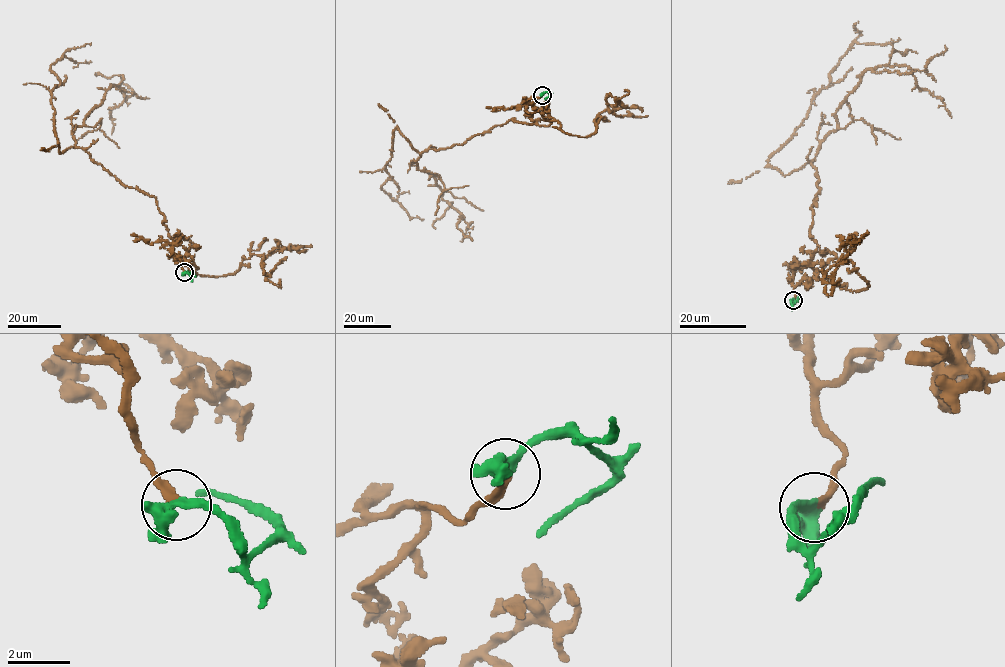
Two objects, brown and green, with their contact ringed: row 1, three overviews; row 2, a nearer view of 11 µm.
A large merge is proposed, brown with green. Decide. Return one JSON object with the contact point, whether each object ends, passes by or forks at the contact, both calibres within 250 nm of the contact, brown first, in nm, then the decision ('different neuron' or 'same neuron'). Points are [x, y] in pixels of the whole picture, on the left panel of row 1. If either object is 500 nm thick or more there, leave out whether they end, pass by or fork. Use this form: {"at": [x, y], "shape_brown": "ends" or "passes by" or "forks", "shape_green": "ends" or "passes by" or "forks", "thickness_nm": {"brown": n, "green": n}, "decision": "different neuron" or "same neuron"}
{"at": [184, 272], "shape_brown": "ends", "shape_green": "passes by", "thickness_nm": {"brown": 240, "green": 360}, "decision": "same neuron"}

